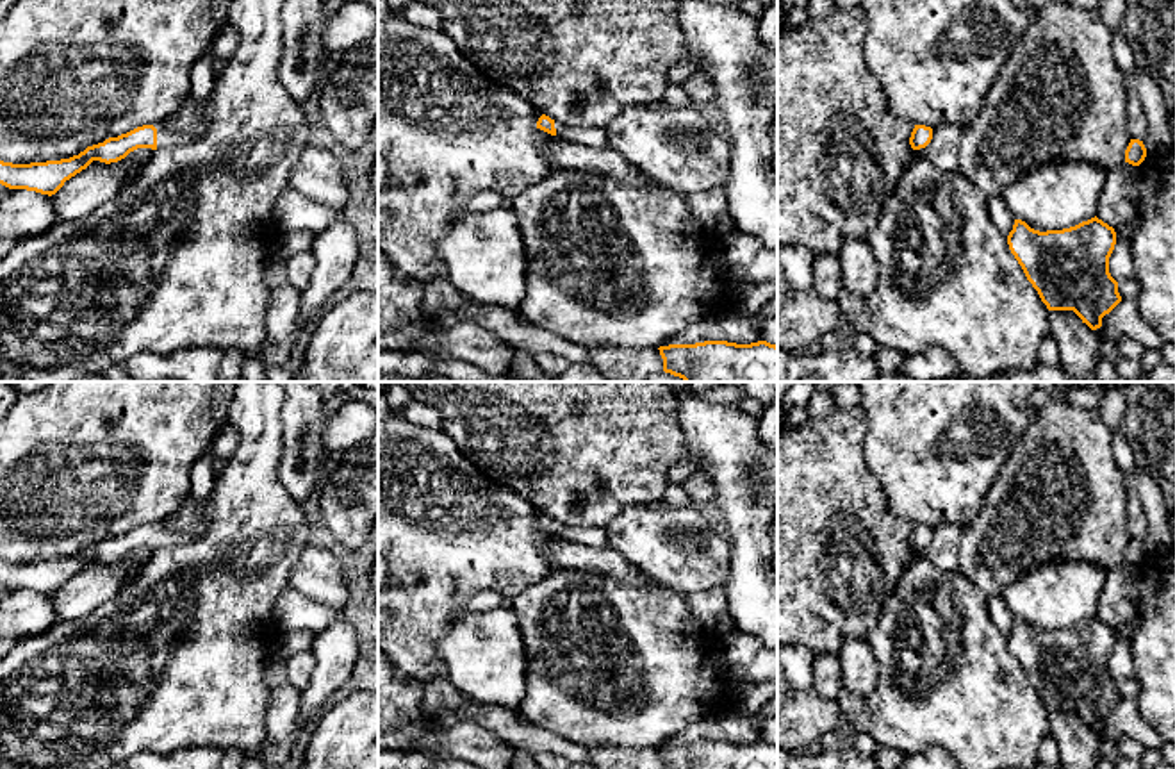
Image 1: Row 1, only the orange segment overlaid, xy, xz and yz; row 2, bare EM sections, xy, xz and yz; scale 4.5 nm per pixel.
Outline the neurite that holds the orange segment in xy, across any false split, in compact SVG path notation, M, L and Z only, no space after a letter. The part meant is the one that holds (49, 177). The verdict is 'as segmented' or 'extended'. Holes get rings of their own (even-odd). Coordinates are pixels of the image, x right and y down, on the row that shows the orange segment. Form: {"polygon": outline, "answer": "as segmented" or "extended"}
{"polygon": "M162 123L143 125L118 137L87 146L78 155L61 161L12 164L0 161L0 184L9 189L27 189L41 194L55 194L66 180L86 170L93 161L105 164L125 159L137 148L175 148L193 143L196 137L184 130L169 130Z", "answer": "extended"}

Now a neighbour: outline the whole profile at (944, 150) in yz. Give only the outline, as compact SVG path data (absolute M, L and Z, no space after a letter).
M940 125L933 128L931 143L920 148L918 153L943 171L957 171L961 137L961 127Z

